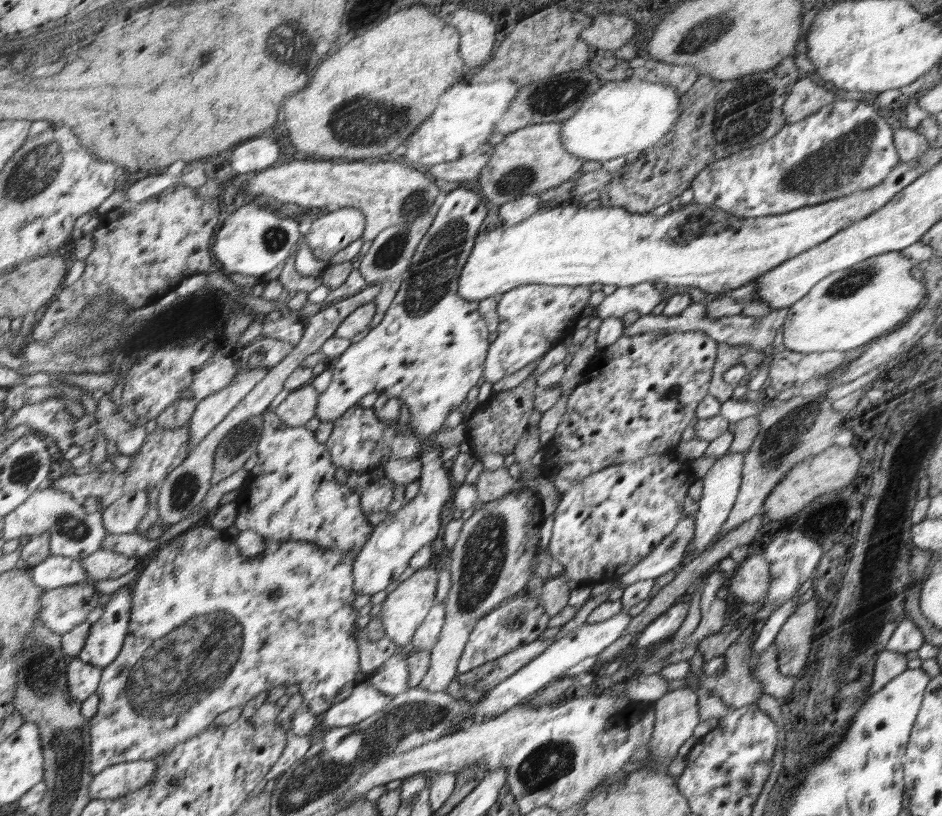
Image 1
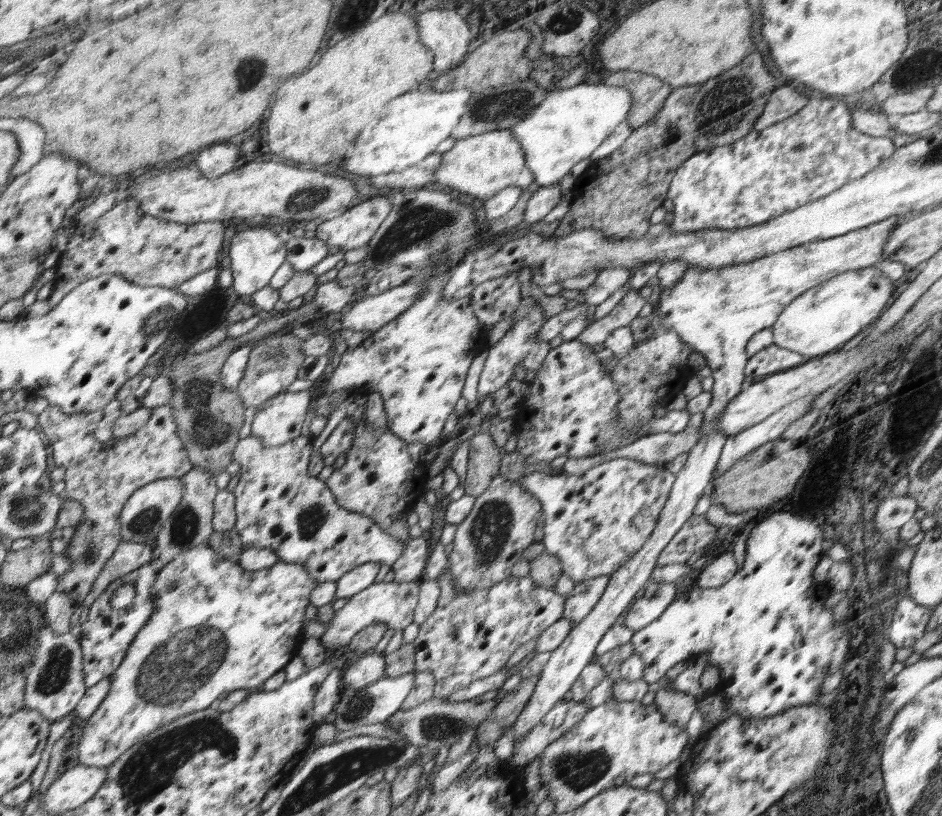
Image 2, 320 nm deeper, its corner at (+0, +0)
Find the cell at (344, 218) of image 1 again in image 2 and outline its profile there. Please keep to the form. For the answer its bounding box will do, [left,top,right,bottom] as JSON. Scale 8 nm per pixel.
[314,196,393,252]

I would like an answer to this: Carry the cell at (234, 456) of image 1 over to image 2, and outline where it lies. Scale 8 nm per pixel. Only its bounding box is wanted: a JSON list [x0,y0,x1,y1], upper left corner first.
[169,311,292,477]

